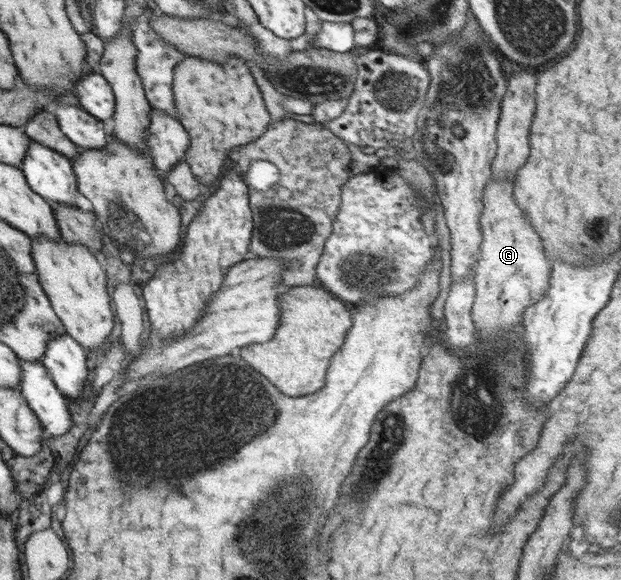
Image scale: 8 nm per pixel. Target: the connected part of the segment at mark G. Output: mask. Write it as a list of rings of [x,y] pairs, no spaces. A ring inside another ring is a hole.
[[[491,178],[485,185],[483,198],[483,212],[481,212],[480,225],[483,236],[480,245],[480,257],[474,268],[475,299],[471,315],[475,327],[483,339],[501,337],[513,329],[513,325],[523,317],[523,311],[537,303],[549,289],[549,261],[543,251],[543,243],[539,235],[533,231],[525,211],[519,209],[515,203],[514,184],[511,180],[496,180]]]

